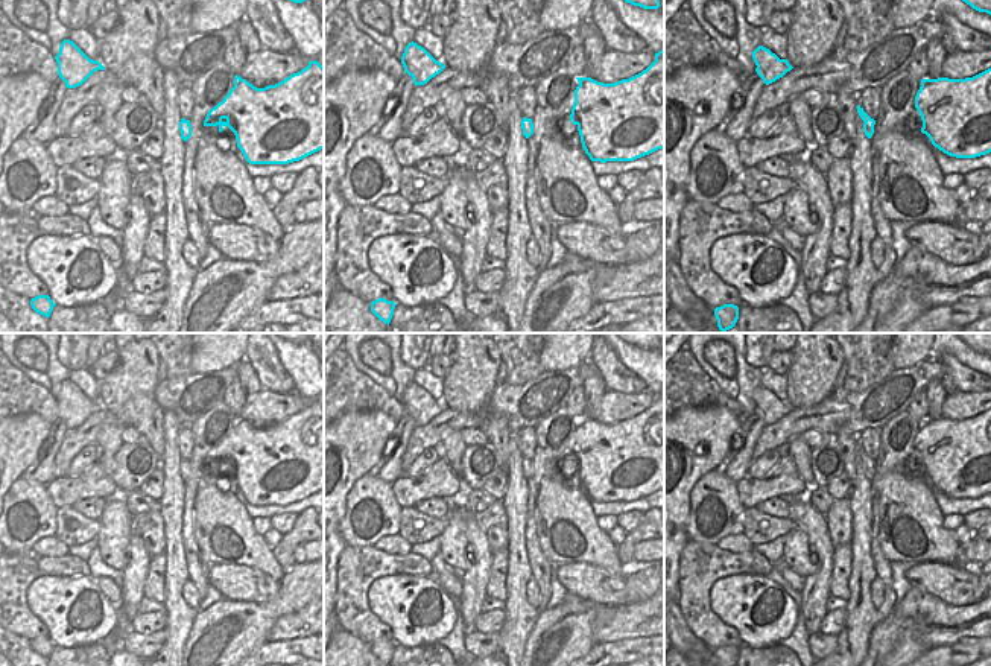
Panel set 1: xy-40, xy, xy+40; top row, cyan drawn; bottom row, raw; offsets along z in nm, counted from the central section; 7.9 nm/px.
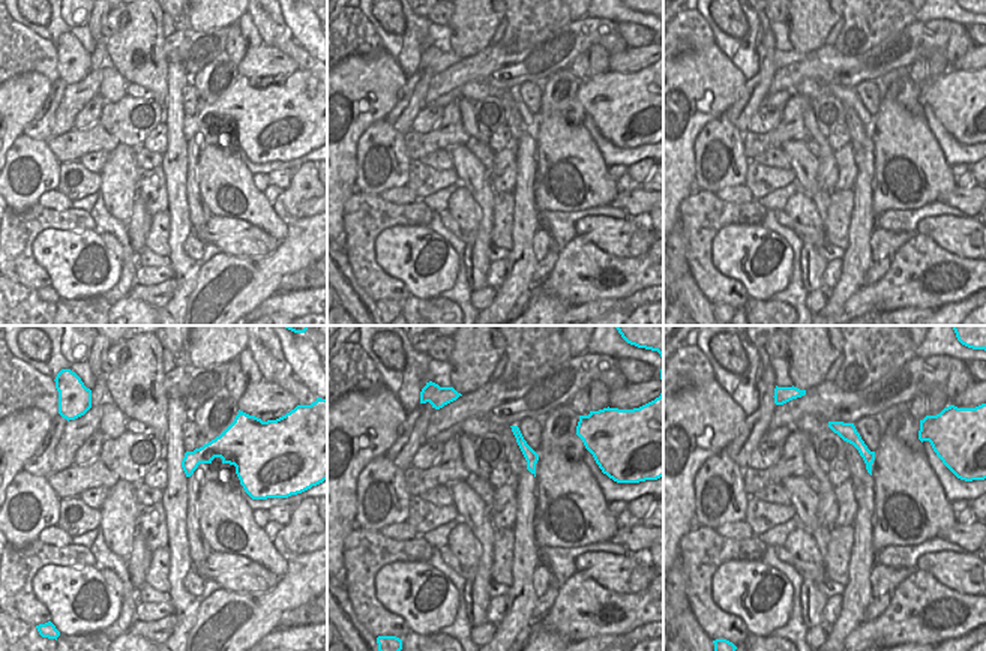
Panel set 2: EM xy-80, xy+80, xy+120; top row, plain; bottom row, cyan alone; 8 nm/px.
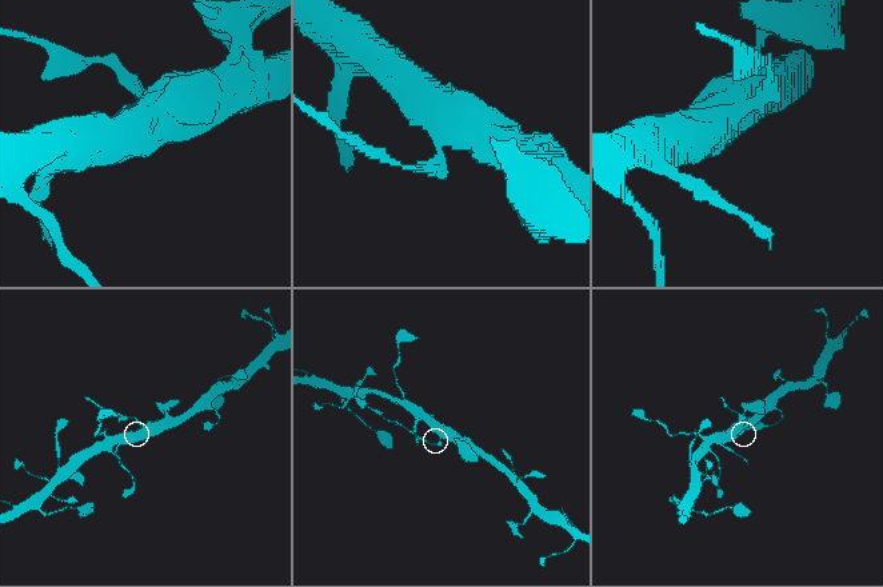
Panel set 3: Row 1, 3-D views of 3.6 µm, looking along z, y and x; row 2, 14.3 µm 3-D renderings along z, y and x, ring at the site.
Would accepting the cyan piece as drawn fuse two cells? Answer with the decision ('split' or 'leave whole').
split

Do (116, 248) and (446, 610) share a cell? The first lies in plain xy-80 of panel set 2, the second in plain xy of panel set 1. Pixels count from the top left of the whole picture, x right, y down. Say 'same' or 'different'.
different

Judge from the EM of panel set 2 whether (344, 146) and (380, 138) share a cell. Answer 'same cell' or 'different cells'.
different cells

